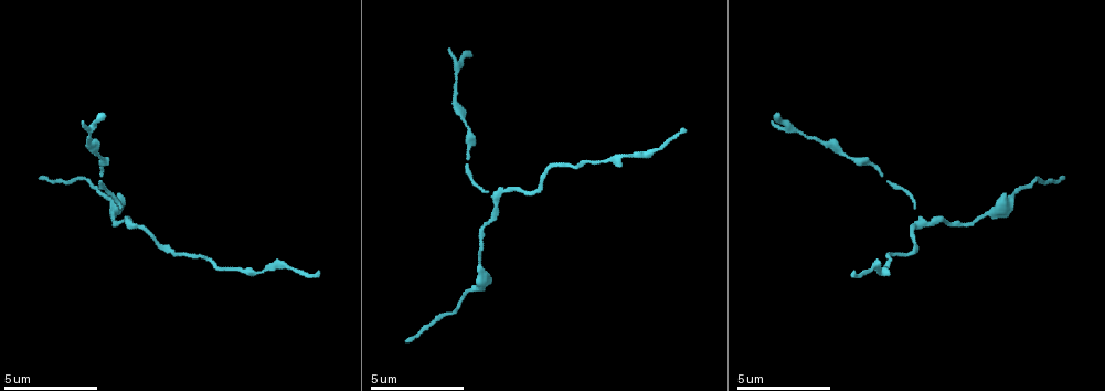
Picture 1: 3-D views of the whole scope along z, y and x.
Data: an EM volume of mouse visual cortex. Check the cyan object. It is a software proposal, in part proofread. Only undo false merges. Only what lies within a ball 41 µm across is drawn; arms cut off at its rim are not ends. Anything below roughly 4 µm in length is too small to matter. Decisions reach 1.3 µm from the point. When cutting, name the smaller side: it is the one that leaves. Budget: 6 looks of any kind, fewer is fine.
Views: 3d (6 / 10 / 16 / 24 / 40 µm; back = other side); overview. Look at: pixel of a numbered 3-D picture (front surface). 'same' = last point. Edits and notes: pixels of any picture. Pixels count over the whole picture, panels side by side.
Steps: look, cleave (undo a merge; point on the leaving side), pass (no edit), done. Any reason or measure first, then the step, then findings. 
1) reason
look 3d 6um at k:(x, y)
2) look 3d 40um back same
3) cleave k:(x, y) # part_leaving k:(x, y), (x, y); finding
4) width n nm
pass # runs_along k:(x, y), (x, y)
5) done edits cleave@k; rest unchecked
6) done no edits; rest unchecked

three-way junction
look 3d 10um at 1:(921, 222)

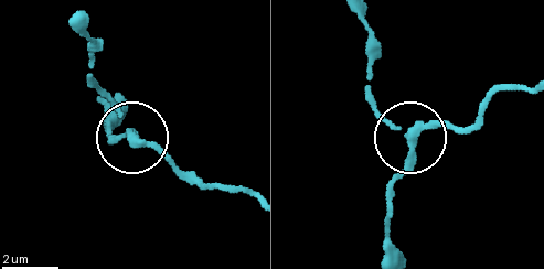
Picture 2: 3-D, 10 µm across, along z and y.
pass # runs_along 2:(425, 128), (395, 183), (392, 202); continuous, no second cell

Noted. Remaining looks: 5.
look 3d 10um at 1:(469, 293)

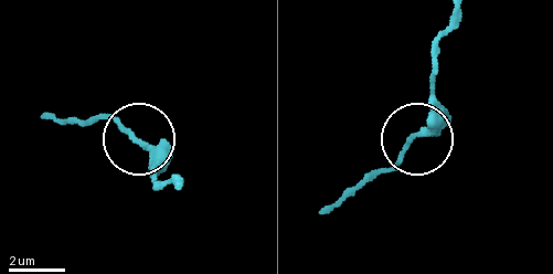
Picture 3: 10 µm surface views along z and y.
look 3d 10um back at 3:(139, 140)

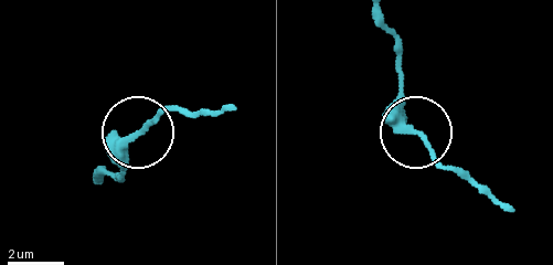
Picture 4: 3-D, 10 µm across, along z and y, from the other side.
pass # continuous, no second cell

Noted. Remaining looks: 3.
sudden change in width
look 3d 10um at 1:(866, 160)

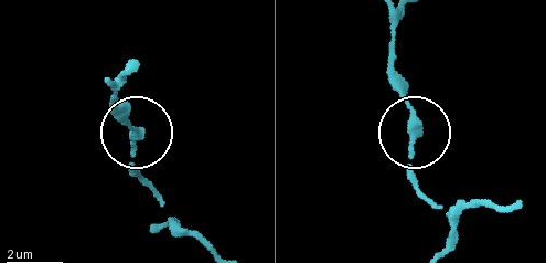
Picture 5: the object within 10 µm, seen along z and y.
pass # runs_along 5:(467, 204), (441, 208), (415, 183), (413, 119), (392, 58); continuous, no second cell

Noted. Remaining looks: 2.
done no edits; rest unchecked

